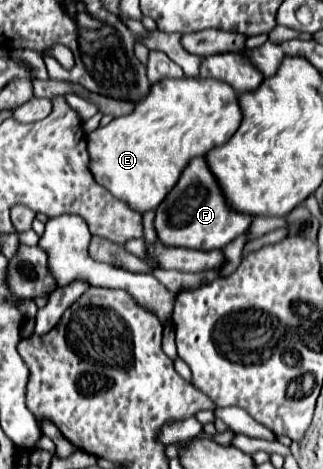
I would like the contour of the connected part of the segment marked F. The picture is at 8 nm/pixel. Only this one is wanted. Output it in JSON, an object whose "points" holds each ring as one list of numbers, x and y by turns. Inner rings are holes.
{"points":[[195,157,183,169,175,189,163,199,163,203,155,209,155,231,159,243,167,247,183,247,183,249,197,249,197,251,213,251,223,249,235,237,239,237,249,225,253,217,235,213,227,207,217,181,209,173,205,159]]}

